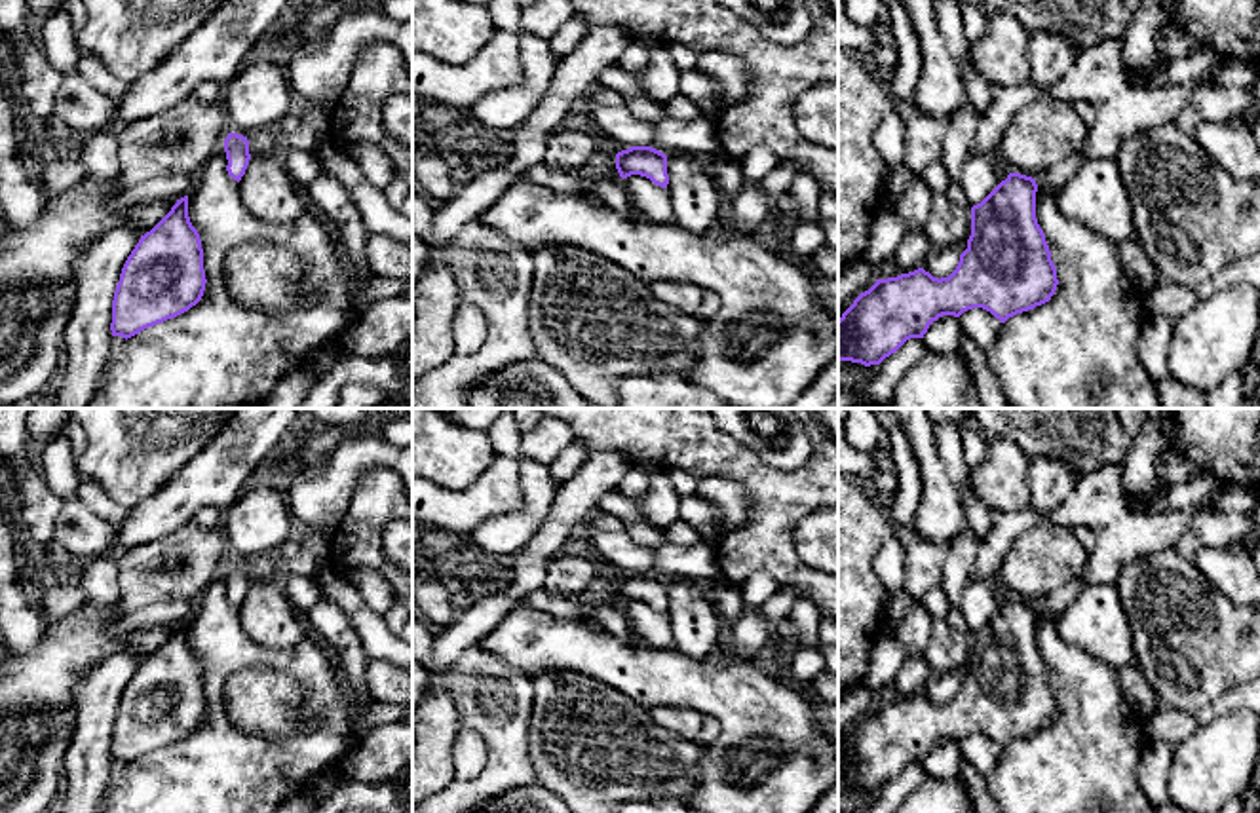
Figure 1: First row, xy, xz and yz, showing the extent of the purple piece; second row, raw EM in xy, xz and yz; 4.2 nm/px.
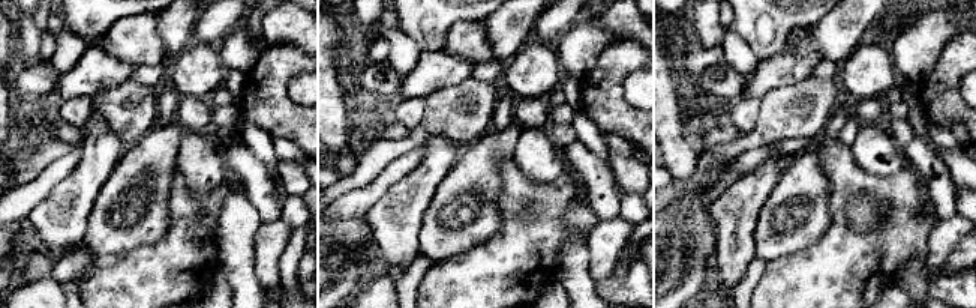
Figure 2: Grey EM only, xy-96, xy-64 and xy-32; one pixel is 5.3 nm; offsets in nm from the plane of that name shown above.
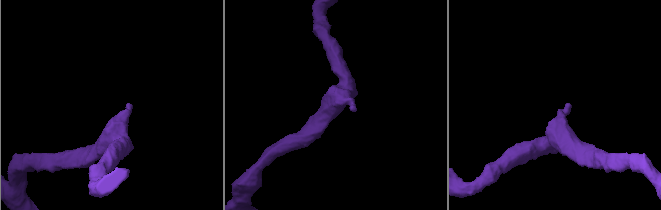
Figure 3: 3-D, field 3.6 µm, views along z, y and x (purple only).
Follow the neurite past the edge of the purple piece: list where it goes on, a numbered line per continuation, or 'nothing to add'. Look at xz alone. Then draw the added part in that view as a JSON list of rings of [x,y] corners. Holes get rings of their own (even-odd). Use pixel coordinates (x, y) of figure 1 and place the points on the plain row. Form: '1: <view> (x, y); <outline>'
nothing to add

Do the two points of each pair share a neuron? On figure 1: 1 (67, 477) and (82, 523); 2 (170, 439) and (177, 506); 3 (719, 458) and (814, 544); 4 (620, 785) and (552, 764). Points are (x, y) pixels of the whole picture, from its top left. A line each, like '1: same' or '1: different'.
1: same
2: different
3: different
4: same

